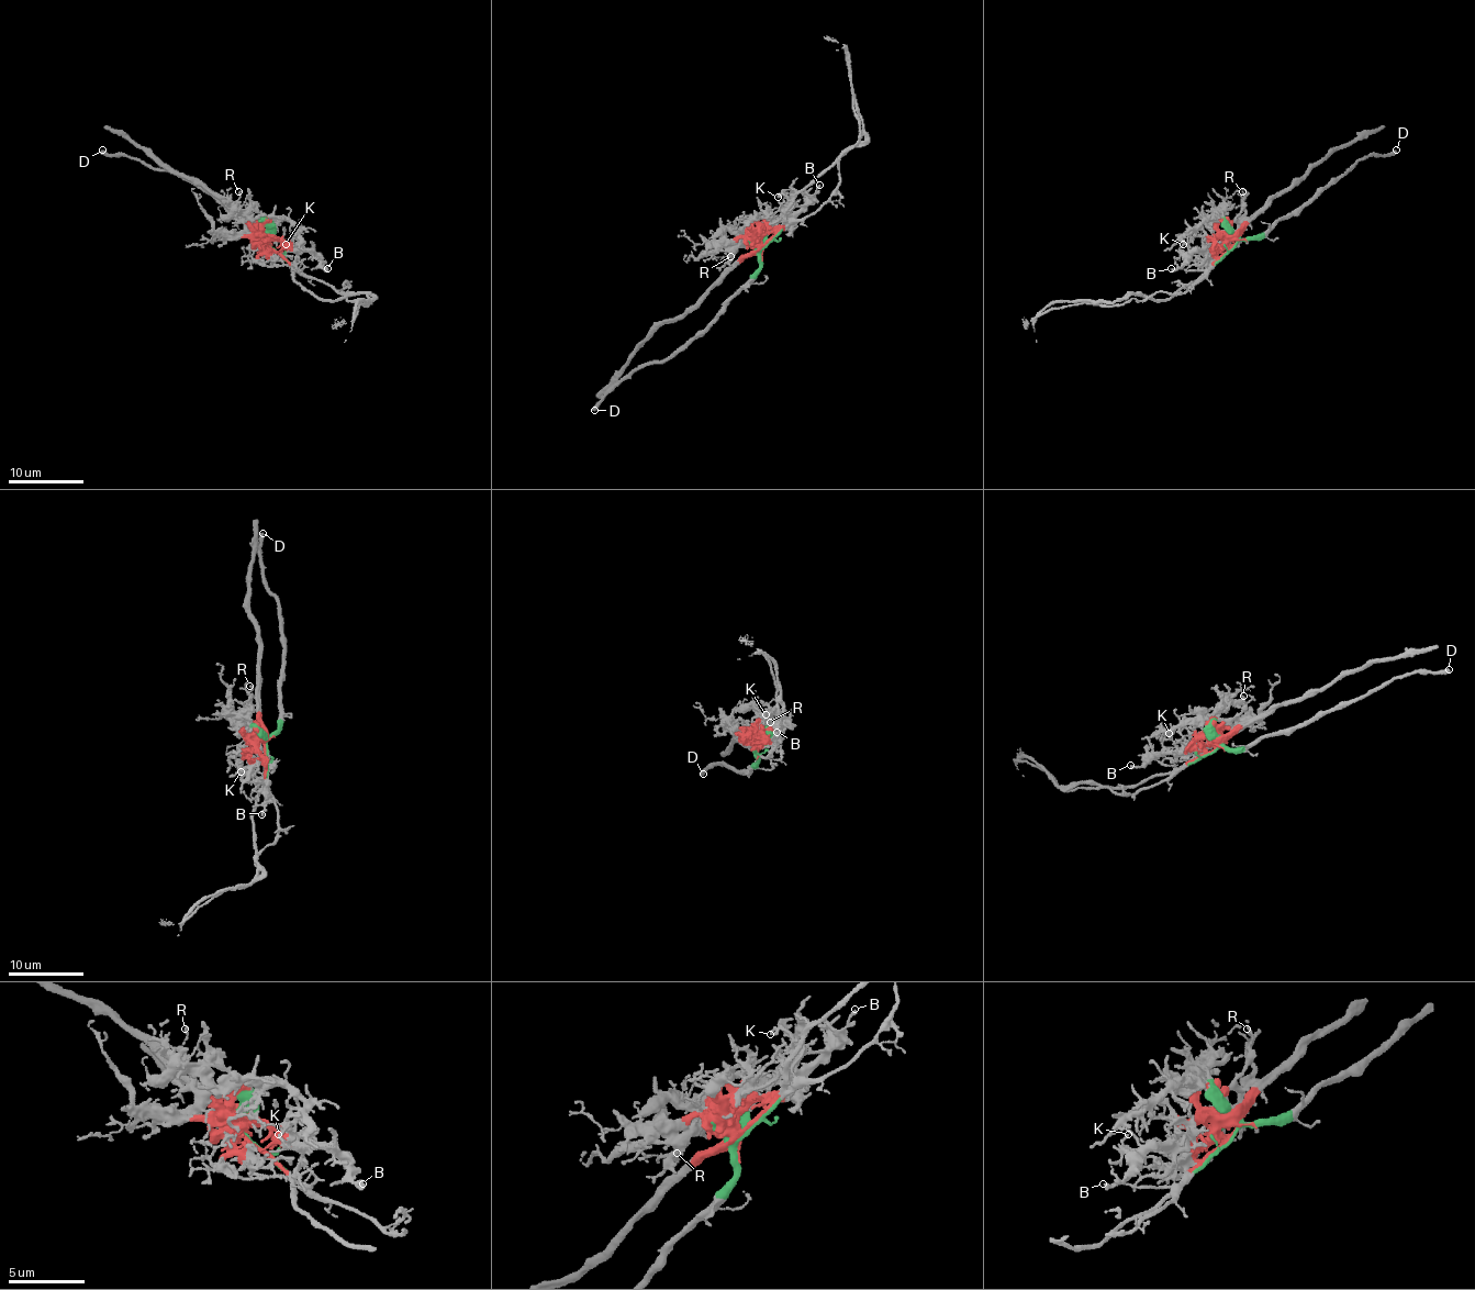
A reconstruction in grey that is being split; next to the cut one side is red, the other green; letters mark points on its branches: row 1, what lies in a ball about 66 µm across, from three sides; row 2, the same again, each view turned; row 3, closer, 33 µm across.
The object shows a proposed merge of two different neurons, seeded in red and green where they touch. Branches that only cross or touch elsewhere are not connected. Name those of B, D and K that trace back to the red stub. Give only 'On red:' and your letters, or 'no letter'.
On red: B, K

